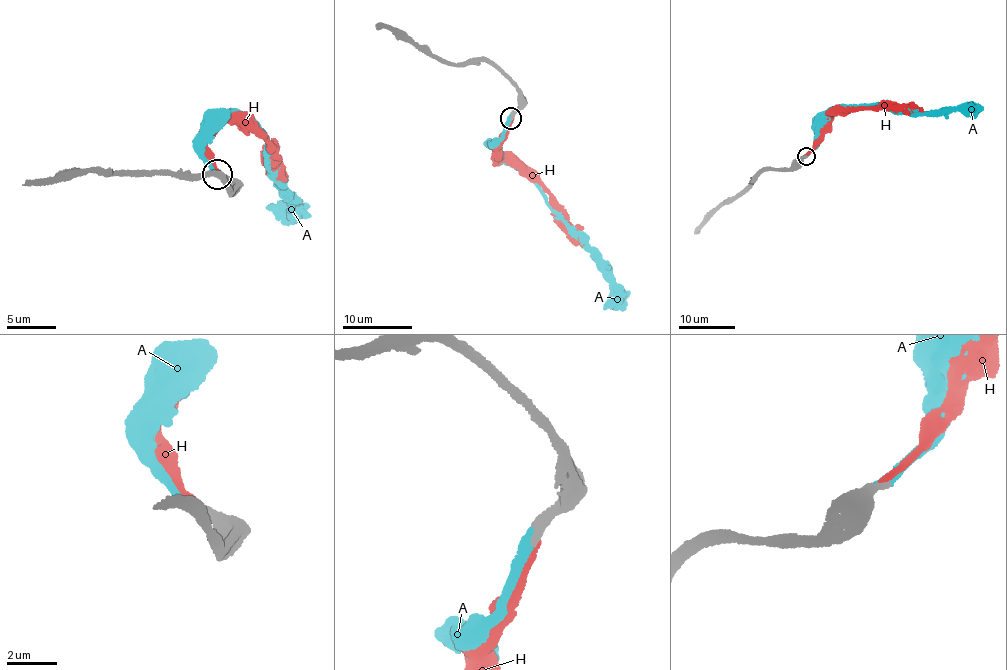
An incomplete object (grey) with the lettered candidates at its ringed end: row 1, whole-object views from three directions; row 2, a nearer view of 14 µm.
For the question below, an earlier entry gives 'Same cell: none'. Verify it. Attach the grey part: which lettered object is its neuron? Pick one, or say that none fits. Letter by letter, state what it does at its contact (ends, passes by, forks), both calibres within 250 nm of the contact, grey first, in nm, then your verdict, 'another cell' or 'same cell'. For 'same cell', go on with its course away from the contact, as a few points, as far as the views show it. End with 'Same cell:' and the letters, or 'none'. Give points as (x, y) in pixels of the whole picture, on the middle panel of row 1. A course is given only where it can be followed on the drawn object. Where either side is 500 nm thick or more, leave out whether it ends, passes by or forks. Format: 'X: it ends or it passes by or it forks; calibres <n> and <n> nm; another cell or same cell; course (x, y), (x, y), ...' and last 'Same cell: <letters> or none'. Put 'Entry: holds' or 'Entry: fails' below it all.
A: it ends; calibres 360 and 320 nm; same cell; course (512, 115), (495, 143), (506, 163), (520, 167), (554, 213), (579, 236), (612, 280), (614, 294), (623, 311)
H: it ends; calibres 380 and 340 nm; another cell
Same cell: A
Entry: fails

